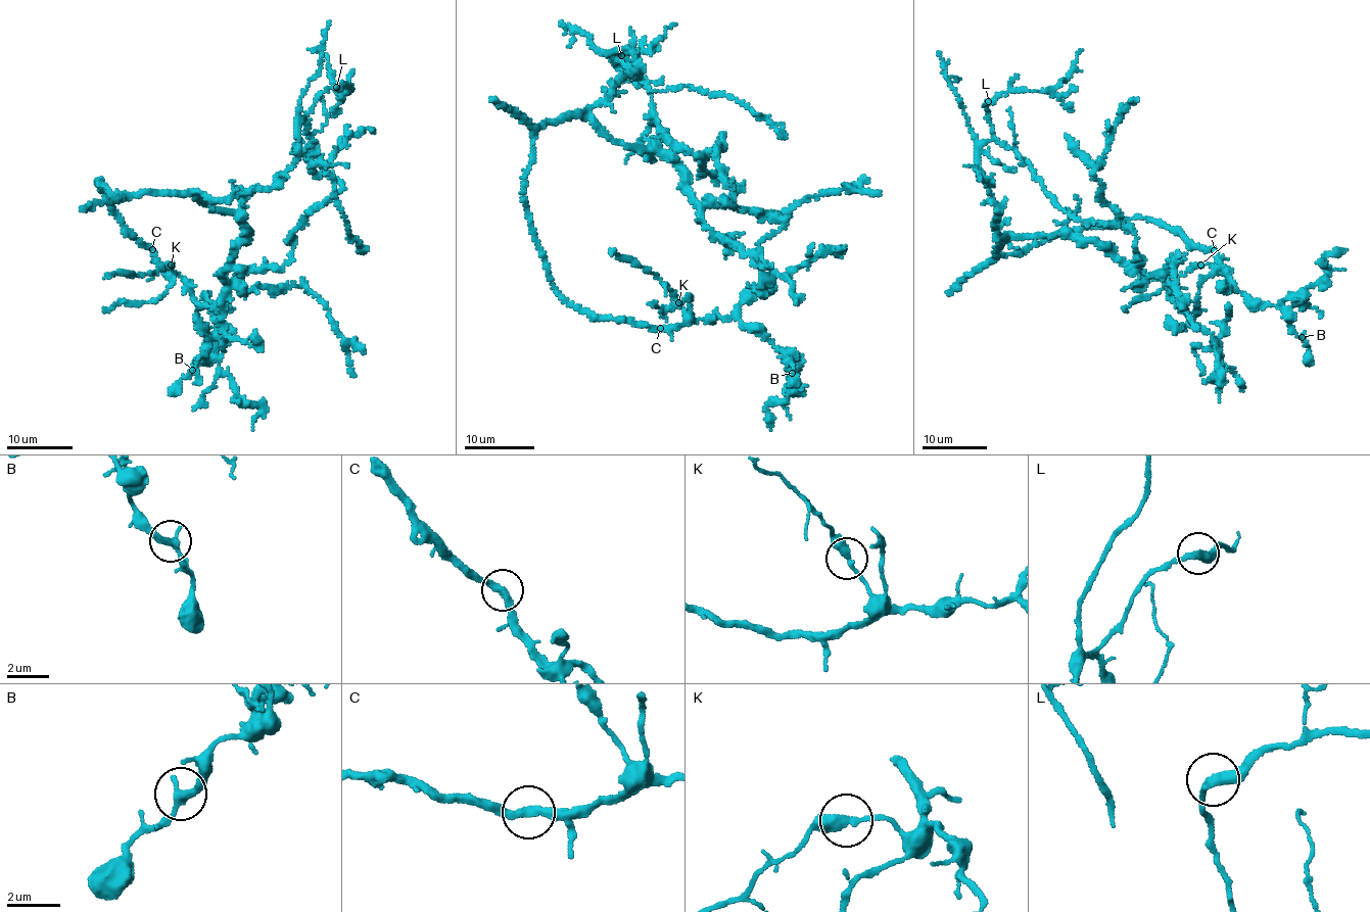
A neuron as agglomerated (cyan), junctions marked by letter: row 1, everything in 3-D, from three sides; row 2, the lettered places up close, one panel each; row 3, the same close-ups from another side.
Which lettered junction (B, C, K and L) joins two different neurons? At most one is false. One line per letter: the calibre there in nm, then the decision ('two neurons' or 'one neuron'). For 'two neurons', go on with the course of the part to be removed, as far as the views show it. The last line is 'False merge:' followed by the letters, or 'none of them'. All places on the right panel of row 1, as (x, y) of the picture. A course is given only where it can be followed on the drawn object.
B: 320 nm thick; one neuron
C: 320 nm thick; one neuron
K: 360 nm thick; one neuron
L: 320 nm thick; one neuron
False merge: none of them

